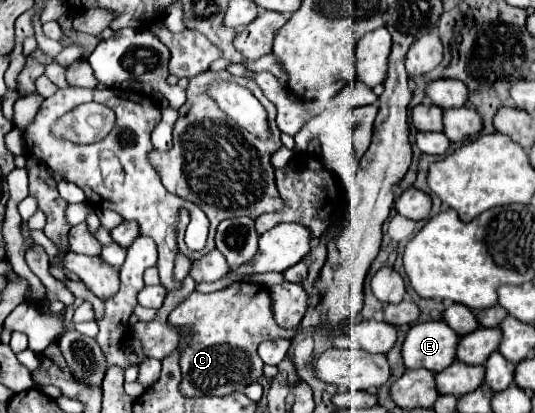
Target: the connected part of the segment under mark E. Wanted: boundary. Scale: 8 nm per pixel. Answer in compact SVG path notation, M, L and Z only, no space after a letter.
M424 321L410 327L404 345L402 359L408 369L424 367L432 373L446 369L456 357L458 335L444 321Z

